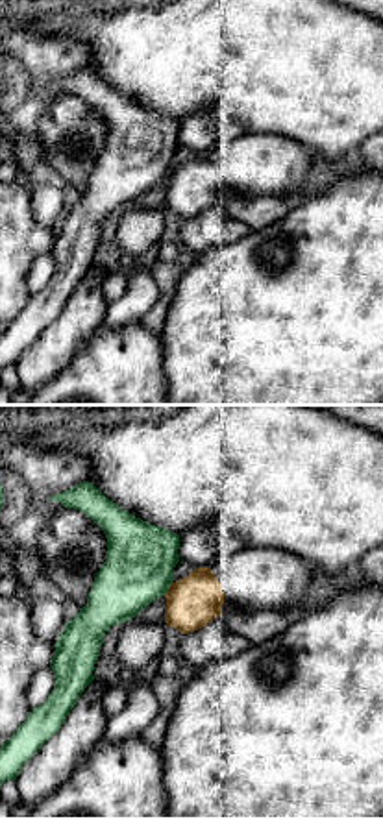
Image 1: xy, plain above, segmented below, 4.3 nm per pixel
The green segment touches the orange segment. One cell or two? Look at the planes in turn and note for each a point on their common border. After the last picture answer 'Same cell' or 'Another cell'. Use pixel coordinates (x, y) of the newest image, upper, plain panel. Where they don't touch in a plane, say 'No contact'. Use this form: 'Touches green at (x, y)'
Touches green at (169, 172)

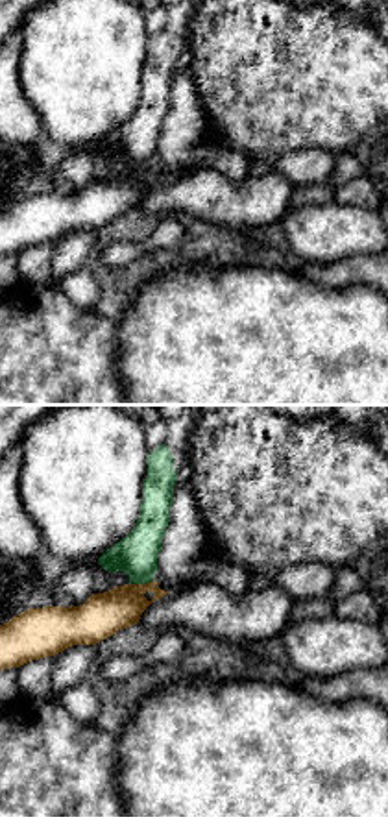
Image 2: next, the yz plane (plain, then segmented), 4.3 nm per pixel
Touches green at (141, 169)

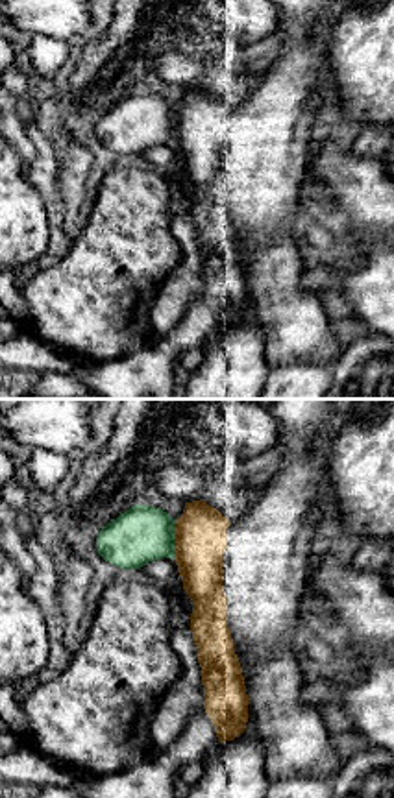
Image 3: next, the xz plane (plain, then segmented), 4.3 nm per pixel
Touches green at (174, 126)

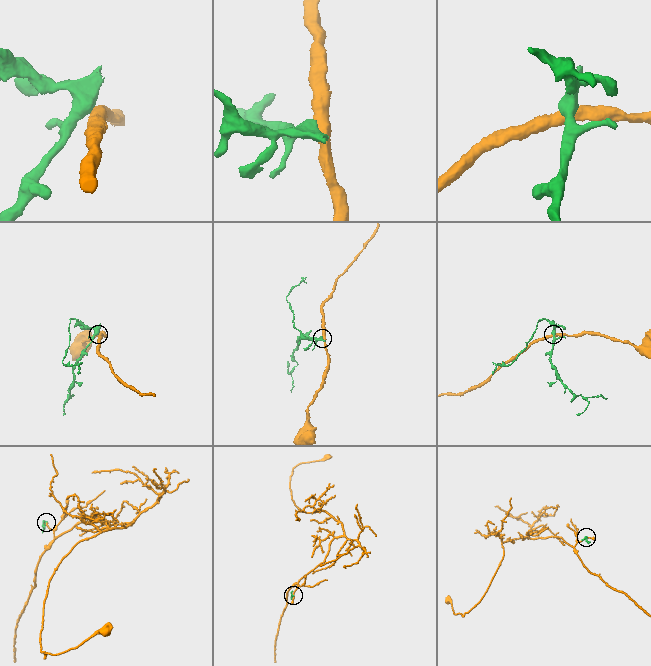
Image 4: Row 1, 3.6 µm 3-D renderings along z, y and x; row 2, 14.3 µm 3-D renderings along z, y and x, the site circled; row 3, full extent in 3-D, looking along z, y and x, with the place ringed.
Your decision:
Another cell

